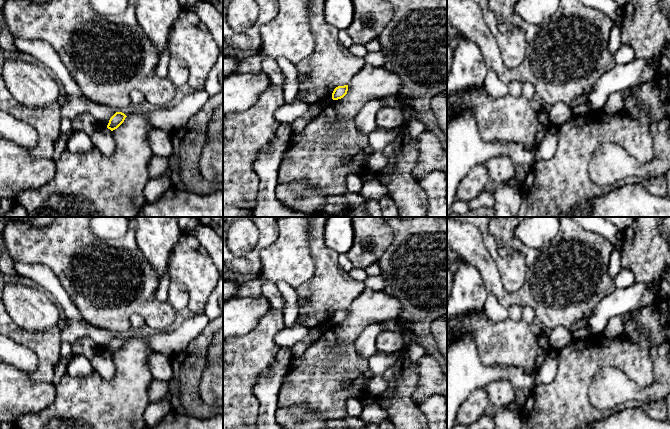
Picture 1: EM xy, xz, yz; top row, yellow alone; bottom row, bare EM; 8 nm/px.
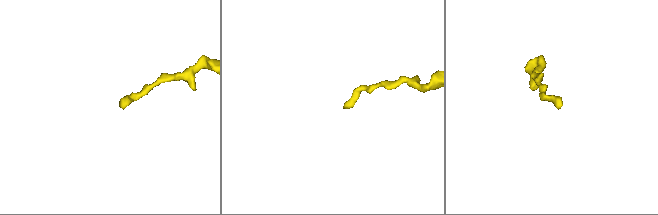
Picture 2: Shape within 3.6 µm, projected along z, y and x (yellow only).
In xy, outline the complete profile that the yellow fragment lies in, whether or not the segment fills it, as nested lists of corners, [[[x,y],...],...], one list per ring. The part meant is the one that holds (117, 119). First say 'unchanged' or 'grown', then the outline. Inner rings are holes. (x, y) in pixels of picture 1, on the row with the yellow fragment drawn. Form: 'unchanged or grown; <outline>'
unchanged; [[[116,112],[109,120],[107,128],[111,131],[117,129],[125,120],[127,116],[122,112]]]

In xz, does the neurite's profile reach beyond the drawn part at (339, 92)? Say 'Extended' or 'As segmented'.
As segmented

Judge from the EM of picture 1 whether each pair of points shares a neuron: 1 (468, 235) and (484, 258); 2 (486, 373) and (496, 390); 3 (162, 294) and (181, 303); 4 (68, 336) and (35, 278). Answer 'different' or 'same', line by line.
1: same
2: different
3: different
4: same

